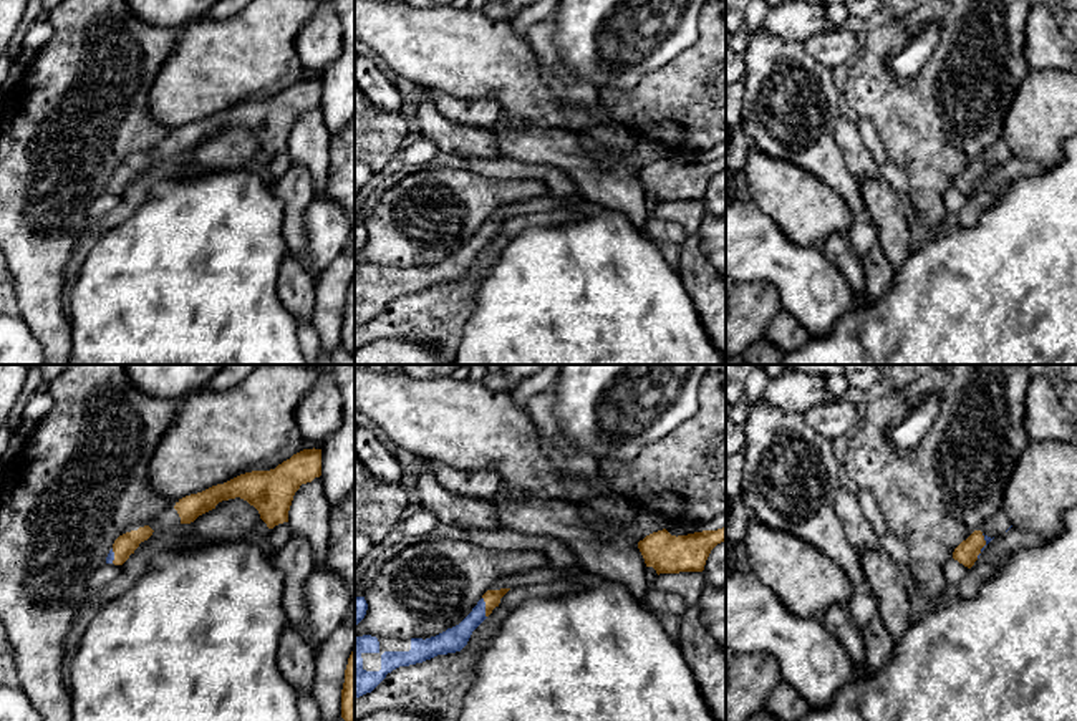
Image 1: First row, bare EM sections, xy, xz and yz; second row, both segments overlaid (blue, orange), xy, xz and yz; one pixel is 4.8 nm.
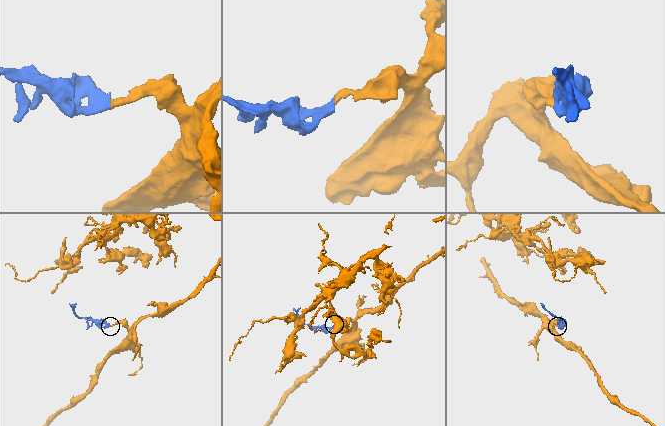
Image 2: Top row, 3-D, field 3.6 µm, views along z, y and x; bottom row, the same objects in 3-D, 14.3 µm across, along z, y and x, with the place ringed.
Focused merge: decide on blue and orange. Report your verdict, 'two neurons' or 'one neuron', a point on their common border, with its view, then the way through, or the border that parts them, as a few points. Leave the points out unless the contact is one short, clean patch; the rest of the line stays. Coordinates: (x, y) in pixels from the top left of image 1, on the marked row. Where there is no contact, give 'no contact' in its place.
one neuron; contact xz (484, 607)

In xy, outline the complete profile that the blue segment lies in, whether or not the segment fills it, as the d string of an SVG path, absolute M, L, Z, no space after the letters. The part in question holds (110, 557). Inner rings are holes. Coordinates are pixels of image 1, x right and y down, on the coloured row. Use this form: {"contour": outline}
{"contour": "M144 525L138 530L119 535L106 557L106 564L123 565L129 559L129 555L134 554L139 544L152 535L152 532L154 530L149 525Z"}

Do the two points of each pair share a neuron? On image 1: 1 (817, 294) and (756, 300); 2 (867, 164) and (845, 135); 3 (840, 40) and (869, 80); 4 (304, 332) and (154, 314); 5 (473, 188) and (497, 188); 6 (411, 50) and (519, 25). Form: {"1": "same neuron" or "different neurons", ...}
{"1": "different neurons", "2": "same neuron", "3": "different neurons", "4": "different neurons", "5": "same neuron", "6": "different neurons"}

